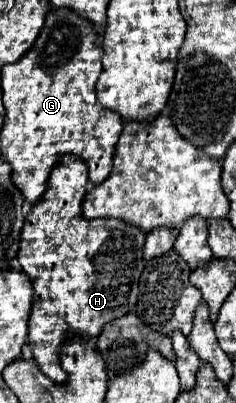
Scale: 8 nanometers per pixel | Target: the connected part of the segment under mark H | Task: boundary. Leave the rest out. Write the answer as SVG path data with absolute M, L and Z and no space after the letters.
M62 157L62 161L58 161L58 165L54 165L50 173L46 193L32 205L30 213L26 215L20 235L18 261L34 287L32 311L28 319L28 341L42 373L58 383L66 381L66 373L60 367L60 345L70 333L78 333L86 337L86 341L94 339L106 323L132 311L138 299L138 281L144 265L142 247L146 241L146 233L142 233L142 229L134 229L134 225L126 225L126 221L118 219L86 221L82 217L86 181L86 163L80 157Z

